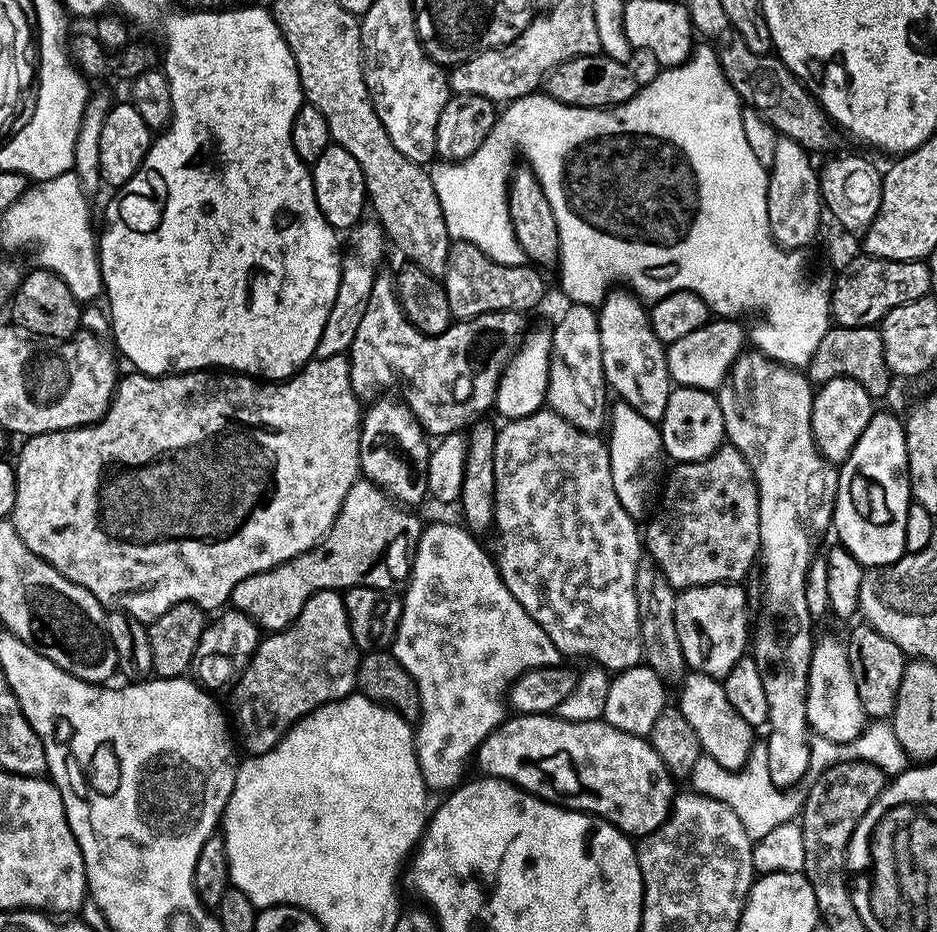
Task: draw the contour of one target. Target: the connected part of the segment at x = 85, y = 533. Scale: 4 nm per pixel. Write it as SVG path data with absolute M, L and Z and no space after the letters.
M341 354L339 356L313 358L300 371L293 374L289 380L278 380L275 382L265 382L259 378L253 378L231 370L178 372L170 376L145 376L143 372L133 371L131 375L126 377L125 380L123 377L117 383L116 395L112 397L112 402L108 405L108 409L105 410L103 418L96 421L95 424L86 424L83 428L67 428L61 432L43 432L37 436L29 436L23 441L24 445L20 448L20 457L14 460L16 493L14 494L14 510L10 519L14 530L18 534L18 538L22 538L22 542L26 542L26 546L33 554L45 560L50 566L54 566L54 570L58 570L66 578L70 578L70 582L90 590L90 594L94 594L94 598L98 598L98 602L106 610L125 612L136 620L151 622L158 619L162 614L166 614L166 610L170 610L170 606L174 606L178 602L186 602L187 600L194 602L205 610L211 610L211 608L216 608L215 610L223 609L231 601L232 591L234 586L238 586L238 582L242 582L259 572L270 570L274 566L286 562L292 556L297 556L306 550L310 550L319 540L324 539L324 535L331 530L332 524L338 518L338 510L342 506L350 486L354 486L354 482L361 479L362 476L360 471L362 401L359 396L354 394L352 389L347 355Z

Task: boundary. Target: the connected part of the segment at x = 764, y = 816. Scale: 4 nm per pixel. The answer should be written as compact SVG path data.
M764 746L753 747L748 763L739 770L723 768L718 762L714 762L714 758L701 754L692 771L690 783L691 791L718 798L718 802L726 802L726 806L730 806L730 810L734 810L734 814L742 818L742 826L746 826L746 834L753 841L770 834L774 826L793 823L802 811L801 793L796 793L796 790L782 790L771 781L767 750Z

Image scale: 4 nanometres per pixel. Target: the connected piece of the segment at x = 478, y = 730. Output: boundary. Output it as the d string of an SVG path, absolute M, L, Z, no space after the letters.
M432 524L421 531L412 571L402 592L402 614L390 649L418 686L420 719L414 728L416 757L425 786L439 794L460 787L465 779L464 771L468 764L470 768L470 761L484 739L504 723L506 697L513 680L535 668L557 667L562 660L562 653L550 642L548 632L510 594L489 549L487 552L467 527L457 524Z

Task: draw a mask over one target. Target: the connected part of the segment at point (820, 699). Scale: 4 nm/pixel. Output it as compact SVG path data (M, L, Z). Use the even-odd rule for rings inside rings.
M820 636L815 641L809 666L806 718L809 729L815 735L839 744L847 744L849 740L860 735L866 727L864 707L858 698L854 678L850 674L848 649L843 639L835 640L832 636L822 638Z

